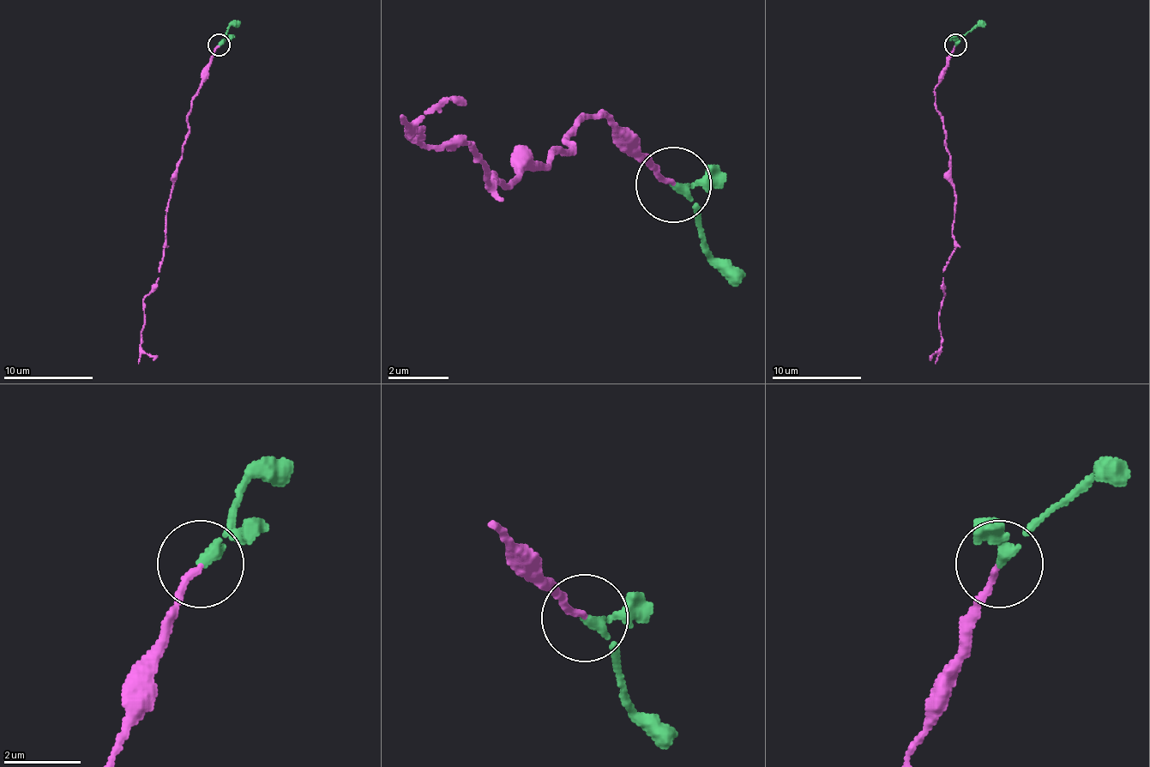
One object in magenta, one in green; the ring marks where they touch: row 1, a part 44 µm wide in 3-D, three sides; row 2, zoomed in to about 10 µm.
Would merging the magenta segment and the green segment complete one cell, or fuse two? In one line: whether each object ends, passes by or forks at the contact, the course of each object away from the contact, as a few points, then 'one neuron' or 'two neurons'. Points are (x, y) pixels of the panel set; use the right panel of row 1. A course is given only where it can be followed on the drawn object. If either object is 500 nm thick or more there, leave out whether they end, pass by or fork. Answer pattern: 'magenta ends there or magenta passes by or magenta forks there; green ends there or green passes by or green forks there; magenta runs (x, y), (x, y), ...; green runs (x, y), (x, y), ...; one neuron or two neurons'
magenta ends there; green passes by; magenta runs (956, 45), (933, 90), (956, 195), (954, 253), (942, 271), (940, 347), (929, 359); green runs (956, 45), (983, 21); one neuron

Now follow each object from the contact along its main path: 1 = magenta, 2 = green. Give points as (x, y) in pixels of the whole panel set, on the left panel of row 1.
1: (219, 45), (206, 79), (197, 90), (170, 195), (159, 280), (143, 300), (141, 347), (157, 359)
2: (219, 45), (225, 39), (225, 30), (239, 21)

